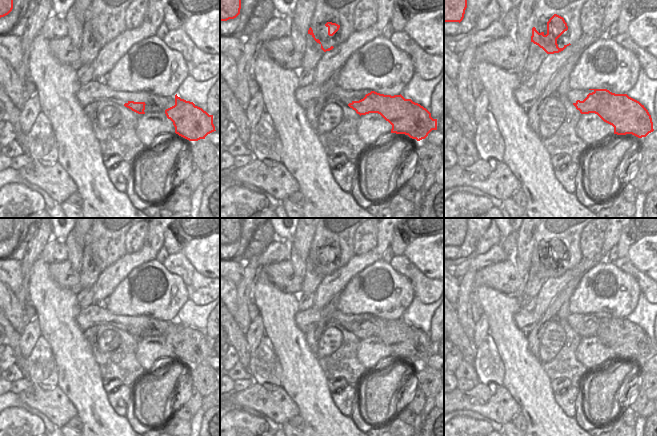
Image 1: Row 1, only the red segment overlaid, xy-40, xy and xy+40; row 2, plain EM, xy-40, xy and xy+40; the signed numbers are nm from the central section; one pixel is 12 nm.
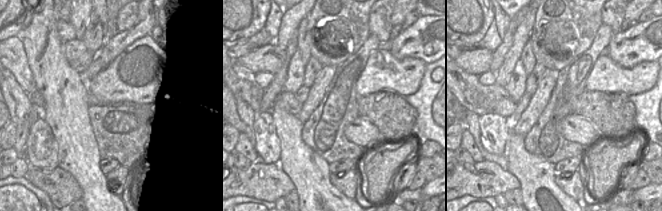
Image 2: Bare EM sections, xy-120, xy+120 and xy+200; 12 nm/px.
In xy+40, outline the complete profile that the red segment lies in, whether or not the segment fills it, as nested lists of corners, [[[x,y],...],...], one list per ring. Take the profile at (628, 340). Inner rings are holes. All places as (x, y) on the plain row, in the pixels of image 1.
[[[589,313],[589,317],[583,324],[577,324],[573,329],[581,338],[595,337],[604,346],[614,351],[614,358],[632,358],[638,362],[646,361],[653,356],[653,346],[648,334],[639,325],[629,321],[627,318],[615,318],[607,313]]]

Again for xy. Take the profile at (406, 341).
[[[371,315],[363,323],[352,325],[348,330],[360,340],[369,337],[380,338],[392,349],[391,357],[405,358],[417,365],[425,363],[432,354],[437,354],[437,343],[433,343],[426,332],[411,323],[405,323],[401,318],[391,320]]]

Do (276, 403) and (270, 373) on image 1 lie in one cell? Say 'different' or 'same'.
different

